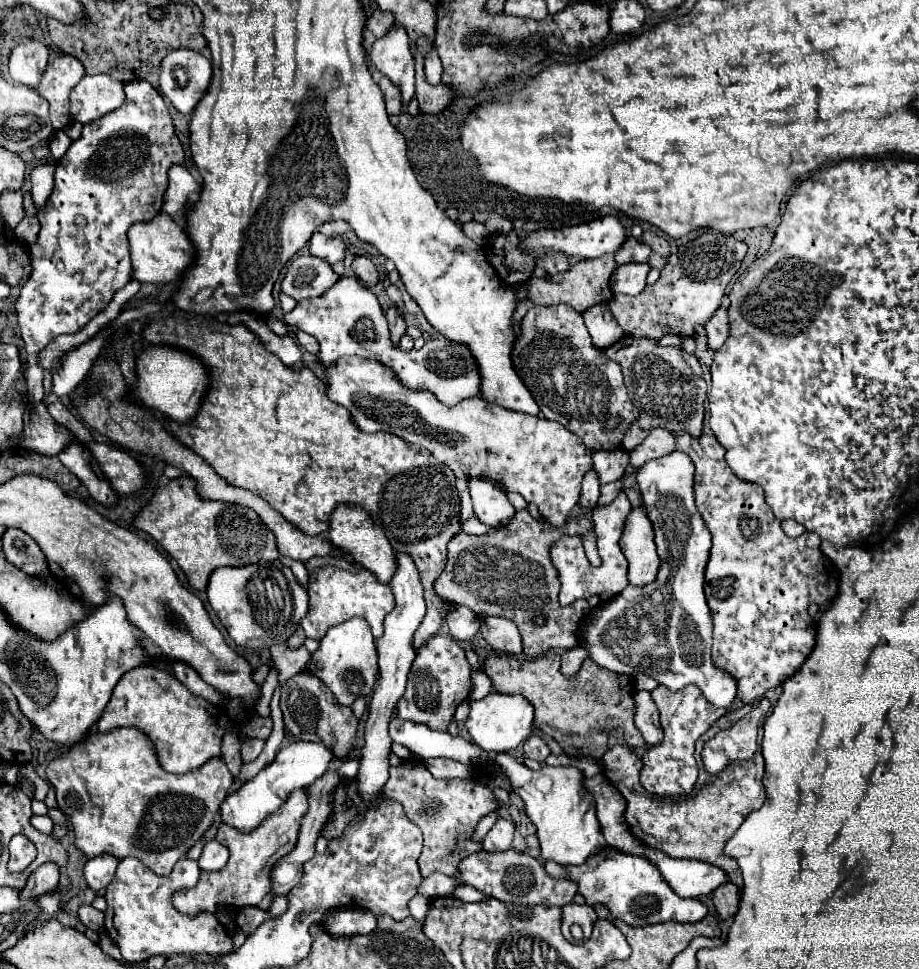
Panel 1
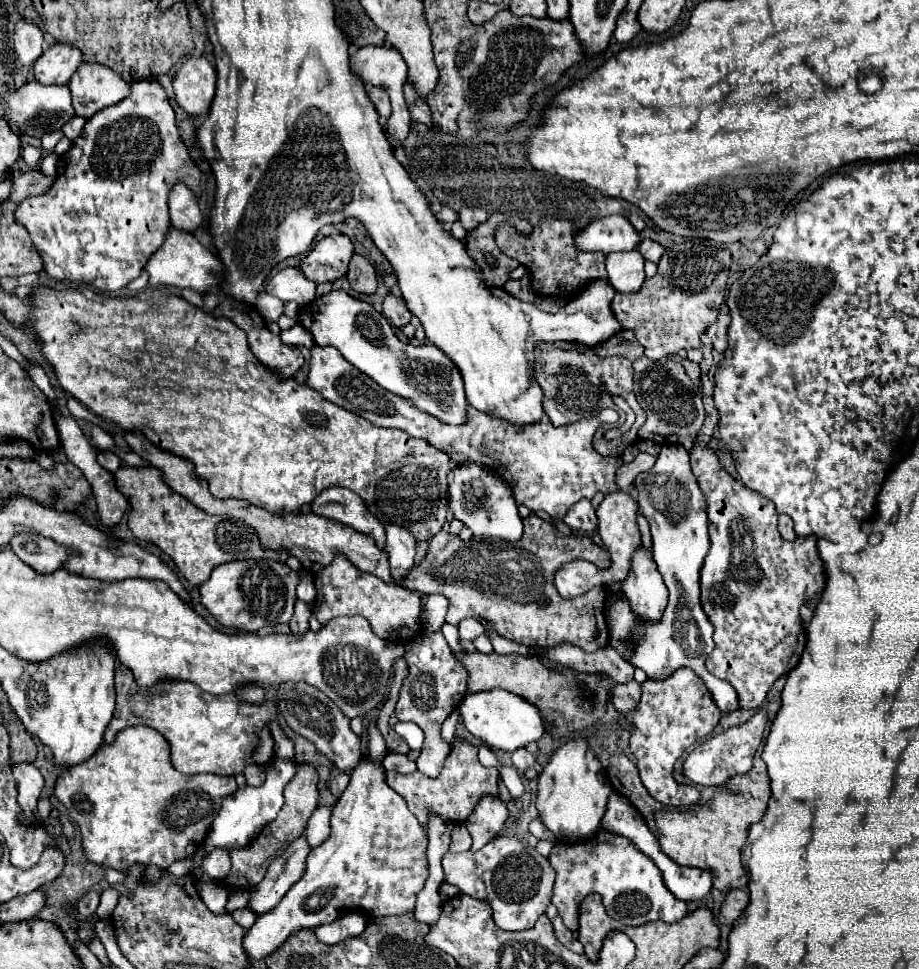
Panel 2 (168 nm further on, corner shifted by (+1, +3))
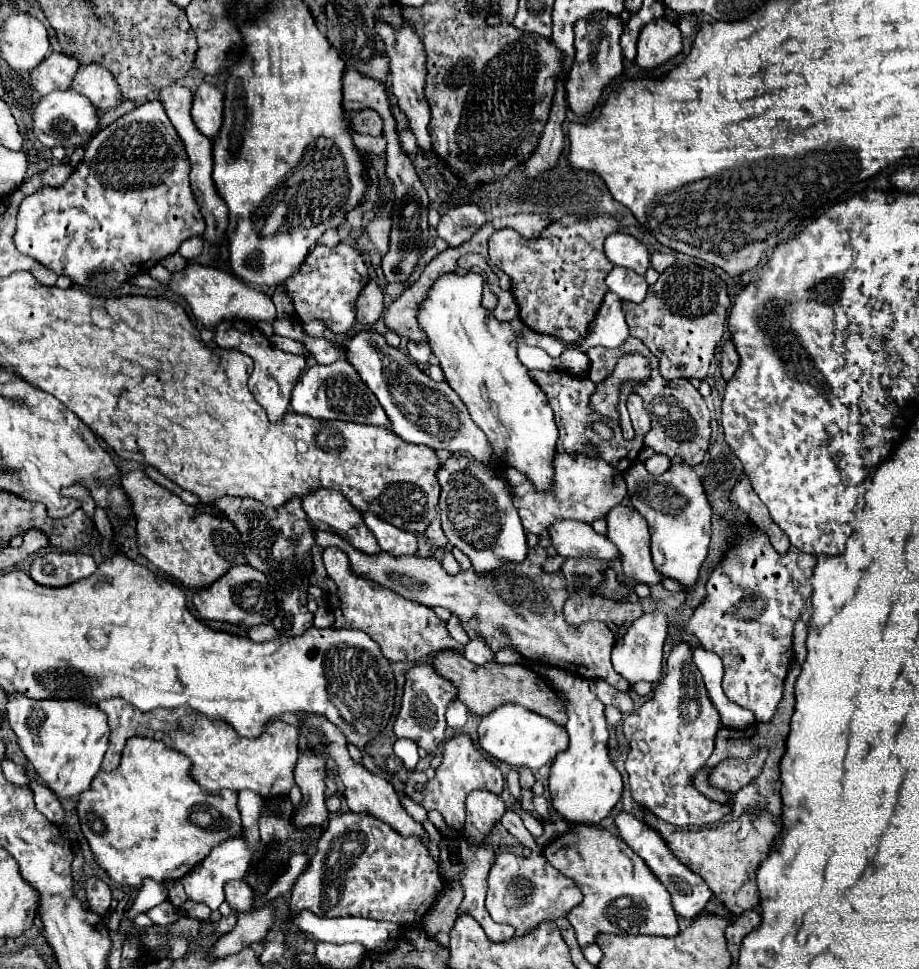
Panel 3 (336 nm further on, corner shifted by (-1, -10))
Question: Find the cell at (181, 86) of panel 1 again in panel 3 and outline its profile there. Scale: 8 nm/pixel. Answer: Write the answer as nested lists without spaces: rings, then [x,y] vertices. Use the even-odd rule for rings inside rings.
[[[200,84],[194,92],[192,120],[196,128],[206,134],[206,138],[216,138],[222,126],[222,104],[224,94],[212,84]]]

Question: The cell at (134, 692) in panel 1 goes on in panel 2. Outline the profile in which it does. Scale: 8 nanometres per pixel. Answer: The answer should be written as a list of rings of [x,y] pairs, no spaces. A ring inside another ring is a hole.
[[[116,665],[116,709],[104,733],[104,743],[110,745],[118,731],[130,725],[148,725],[160,731],[172,747],[172,765],[184,775],[216,773],[238,775],[246,765],[266,765],[274,757],[274,739],[270,721],[278,721],[276,703],[246,703],[235,694],[213,696],[188,681],[164,681],[154,689],[140,689],[128,667]]]

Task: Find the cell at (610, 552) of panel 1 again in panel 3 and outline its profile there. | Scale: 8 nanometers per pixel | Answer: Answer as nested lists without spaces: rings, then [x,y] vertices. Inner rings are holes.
[[[614,506],[608,512],[606,522],[608,522],[608,534],[606,536],[618,548],[624,576],[630,578],[630,580],[648,584],[648,586],[658,584],[660,582],[660,574],[656,572],[656,568],[652,564],[652,556],[650,556],[650,534],[648,534],[648,524],[642,518],[642,514],[638,514],[634,508],[628,508],[628,506]]]

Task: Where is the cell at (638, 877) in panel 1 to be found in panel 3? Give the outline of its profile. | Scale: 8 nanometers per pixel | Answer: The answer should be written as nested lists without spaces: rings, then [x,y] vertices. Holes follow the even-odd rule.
[[[576,826],[574,830],[568,830],[560,838],[552,840],[544,848],[544,856],[556,870],[572,878],[582,892],[582,902],[566,914],[580,946],[592,944],[600,932],[650,936],[678,934],[678,918],[674,914],[668,890],[648,870],[644,860],[608,830]]]

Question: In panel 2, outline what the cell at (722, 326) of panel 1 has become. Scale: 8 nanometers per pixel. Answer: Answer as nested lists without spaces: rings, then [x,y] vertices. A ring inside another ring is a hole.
[[[722,311],[718,315],[718,321],[712,323],[706,331],[706,335],[710,337],[710,341],[718,353],[724,353],[728,349],[728,337],[726,337],[728,325],[730,325],[730,315],[728,315],[728,311]]]

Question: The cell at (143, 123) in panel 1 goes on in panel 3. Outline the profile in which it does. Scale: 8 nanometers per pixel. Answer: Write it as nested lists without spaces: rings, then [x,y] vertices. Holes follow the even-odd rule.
[[[148,100],[142,106],[138,106],[132,112],[124,114],[122,118],[118,118],[116,122],[112,122],[110,126],[106,126],[104,130],[100,130],[96,136],[92,136],[92,140],[86,146],[84,160],[74,168],[74,172],[64,182],[64,186],[60,186],[60,188],[42,188],[42,190],[38,190],[38,192],[34,192],[34,194],[30,194],[30,196],[26,196],[22,200],[20,212],[18,212],[18,220],[16,220],[14,244],[18,246],[18,250],[22,254],[34,258],[42,266],[46,266],[52,272],[56,272],[58,276],[68,276],[72,280],[72,284],[76,284],[76,286],[94,288],[94,290],[120,290],[122,284],[126,284],[130,278],[142,274],[142,272],[148,272],[154,264],[158,264],[166,256],[174,254],[186,238],[204,234],[206,222],[204,222],[204,216],[200,212],[198,202],[194,200],[188,174],[190,174],[190,164],[188,164],[188,156],[186,156],[184,144],[178,138],[178,134],[172,130],[172,124],[170,124],[170,120],[168,120],[168,116],[164,112],[164,106],[158,100]]]

